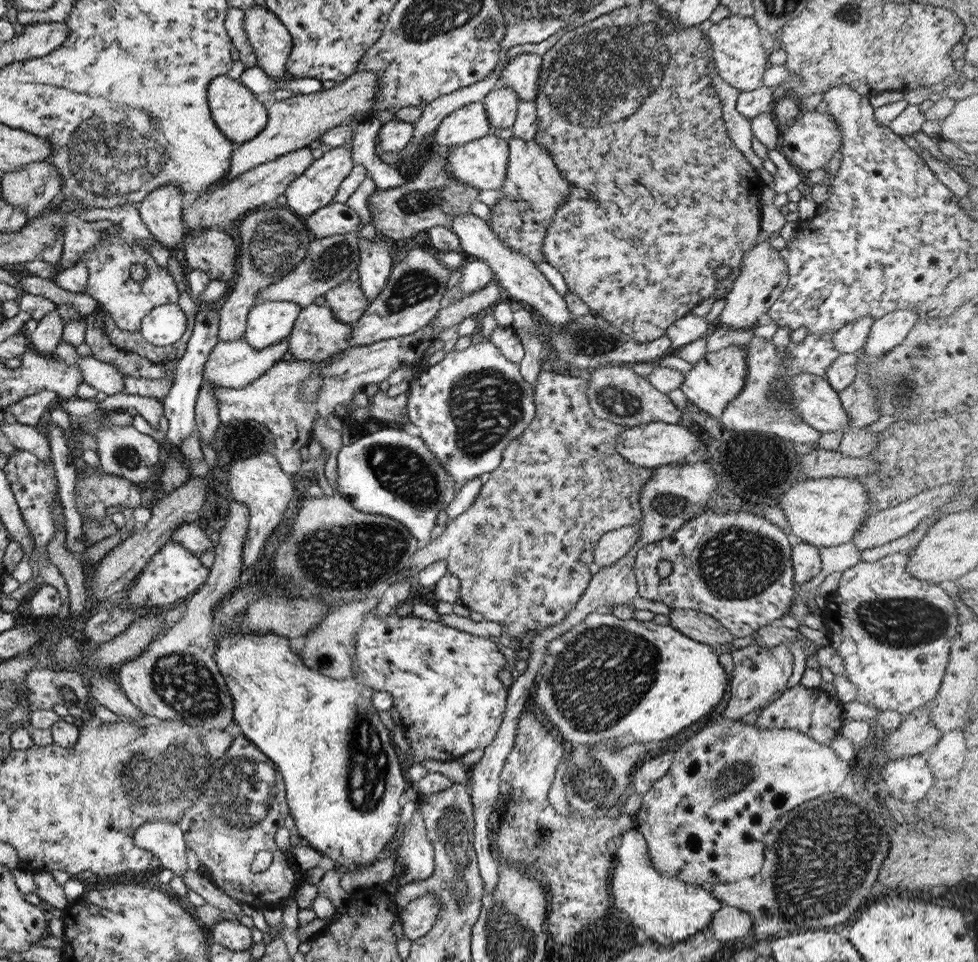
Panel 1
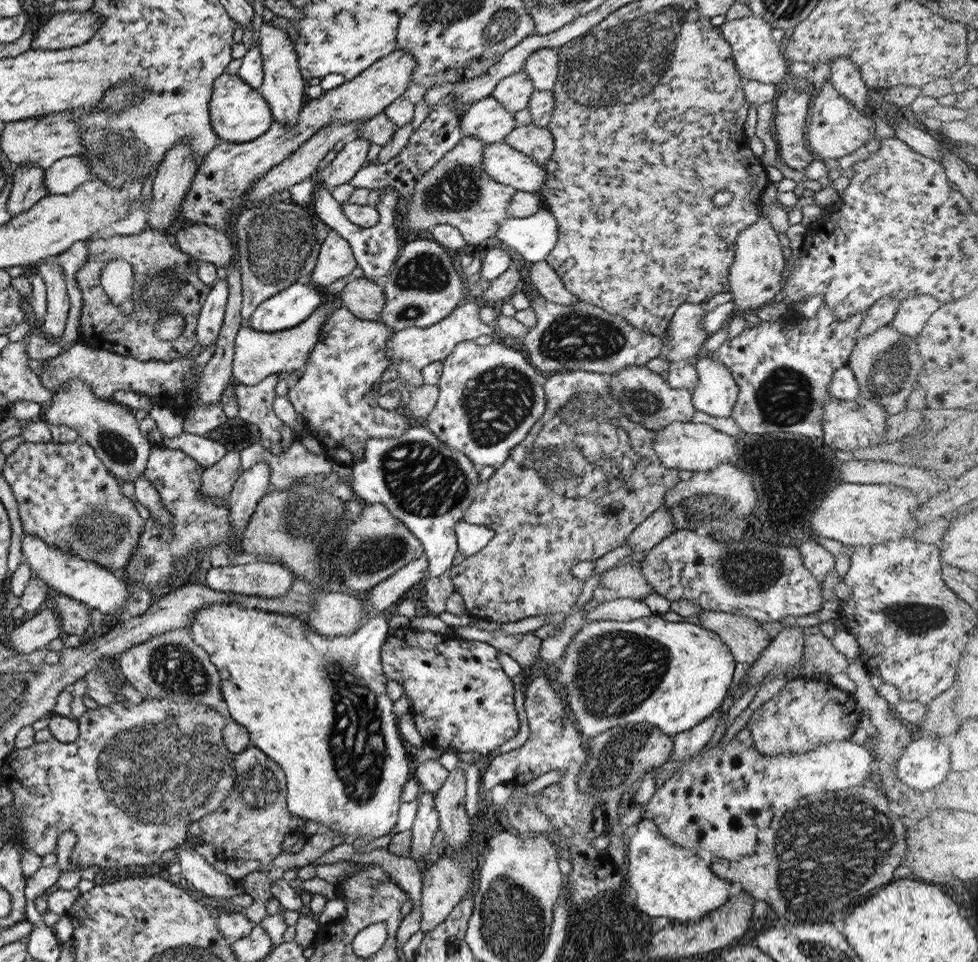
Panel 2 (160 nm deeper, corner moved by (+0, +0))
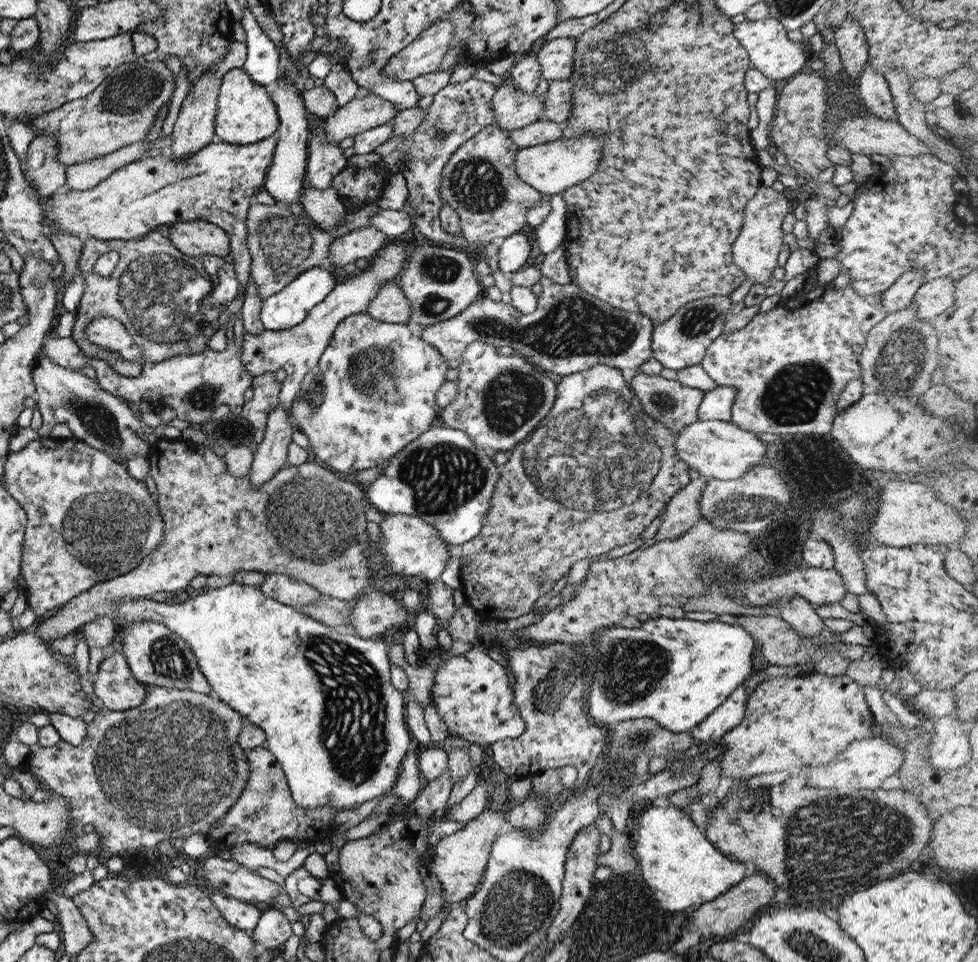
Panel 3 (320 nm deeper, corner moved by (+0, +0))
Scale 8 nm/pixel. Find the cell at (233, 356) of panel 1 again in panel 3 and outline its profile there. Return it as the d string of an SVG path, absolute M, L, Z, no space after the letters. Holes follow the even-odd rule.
M389 239L368 259L368 265L364 269L358 270L355 276L335 285L333 290L321 302L318 302L299 324L285 330L263 329L259 334L243 332L240 357L248 373L254 377L263 373L274 373L279 369L285 371L286 376L281 382L281 390L278 394L278 404L286 410L293 431L301 432L301 426L298 426L297 421L291 415L294 396L302 389L307 374L318 363L318 358L332 337L336 324L351 314L364 313L367 305L374 299L378 288L384 282L396 281L408 257L405 248L407 244L395 243Z

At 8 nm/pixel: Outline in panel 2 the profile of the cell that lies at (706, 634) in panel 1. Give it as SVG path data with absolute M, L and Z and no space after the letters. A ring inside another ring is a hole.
M709 610L695 616L699 618L699 626L717 634L737 663L751 663L772 641L764 624L753 621L751 617Z

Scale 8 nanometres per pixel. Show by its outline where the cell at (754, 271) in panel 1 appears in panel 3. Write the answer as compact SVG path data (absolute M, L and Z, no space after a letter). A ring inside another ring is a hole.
M761 185L744 206L739 234L731 245L732 261L744 272L746 278L750 277L754 280L753 284L765 284L771 278L771 272L777 268L777 254L783 244L781 223L783 217L789 212L787 200L783 193Z

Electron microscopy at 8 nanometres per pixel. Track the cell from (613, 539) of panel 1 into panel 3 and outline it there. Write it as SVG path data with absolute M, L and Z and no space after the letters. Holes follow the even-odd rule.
M698 476L690 480L666 502L661 522L653 537L655 543L682 537L701 520L698 500L708 479Z

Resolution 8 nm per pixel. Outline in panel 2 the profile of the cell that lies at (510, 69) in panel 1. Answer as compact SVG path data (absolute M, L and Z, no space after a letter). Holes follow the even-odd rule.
M541 48L525 59L521 72L527 74L535 92L547 92L555 85L555 77L557 77L555 55L557 55L555 49Z

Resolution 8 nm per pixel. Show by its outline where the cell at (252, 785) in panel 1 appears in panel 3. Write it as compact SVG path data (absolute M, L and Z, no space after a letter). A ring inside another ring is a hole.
M263 746L246 751L249 774L246 785L243 786L241 797L231 805L231 808L218 822L214 822L208 834L209 840L217 851L230 850L235 844L253 843L261 848L269 848L277 843L294 840L298 844L314 841L321 836L329 837L331 820L338 810L329 805L318 806L316 809L304 809L294 804L284 777L284 772L276 758Z

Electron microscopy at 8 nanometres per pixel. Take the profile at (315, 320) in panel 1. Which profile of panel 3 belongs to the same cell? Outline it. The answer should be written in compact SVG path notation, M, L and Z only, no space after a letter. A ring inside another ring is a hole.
M365 313L341 319L291 406L291 415L310 443L311 458L339 475L382 464L437 422L435 393L446 381L446 369L439 351L421 340L410 324L381 322Z

